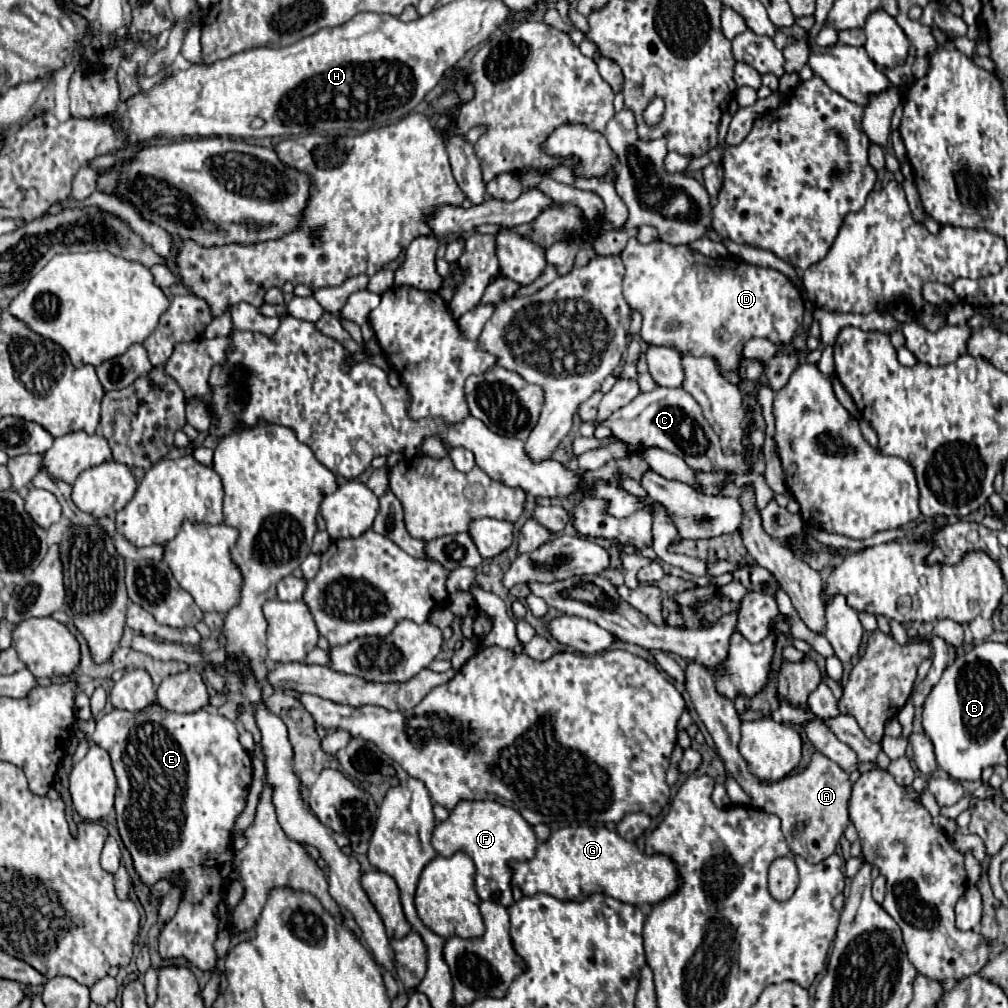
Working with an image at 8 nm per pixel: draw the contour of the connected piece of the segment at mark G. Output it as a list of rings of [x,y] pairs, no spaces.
[[[604,826],[558,828],[548,836],[548,840],[538,844],[536,856],[532,860],[508,862],[508,868],[512,872],[512,886],[518,886],[524,896],[544,892],[544,894],[550,894],[550,896],[560,898],[560,900],[582,900],[588,894],[604,892],[606,896],[612,896],[620,902],[642,906],[642,904],[656,904],[680,888],[680,876],[678,876],[678,870],[676,870],[676,864],[672,862],[672,858],[662,856],[662,854],[648,856],[648,854],[640,852],[634,842],[624,840],[622,836],[618,836],[616,832],[612,832]]]

